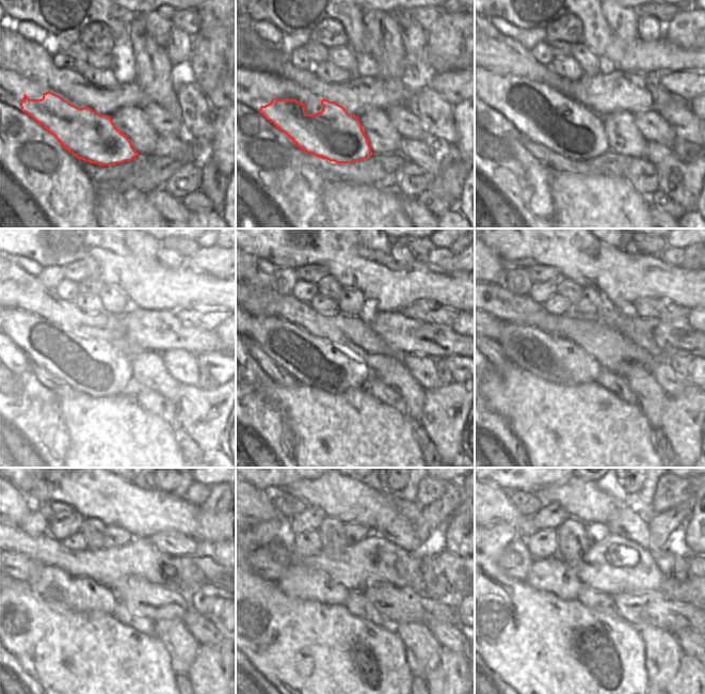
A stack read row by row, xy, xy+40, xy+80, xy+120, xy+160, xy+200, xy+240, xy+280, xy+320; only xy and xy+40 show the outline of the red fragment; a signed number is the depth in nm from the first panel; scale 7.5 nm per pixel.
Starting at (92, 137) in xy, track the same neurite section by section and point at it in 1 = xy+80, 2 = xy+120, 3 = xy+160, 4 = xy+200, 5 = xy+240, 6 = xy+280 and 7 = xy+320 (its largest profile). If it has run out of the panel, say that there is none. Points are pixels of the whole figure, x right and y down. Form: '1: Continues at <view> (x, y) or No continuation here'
1: Continues at xy+80 (577, 132)
2: Continues at xy+120 (98, 371)
3: Continues at xy+160 (333, 369)
4: Continues at xy+200 (571, 365)
5: Continues at xy+240 (87, 595)
6: Continues at xy+280 (324, 589)
7: Continues at xy+320 (553, 573)

